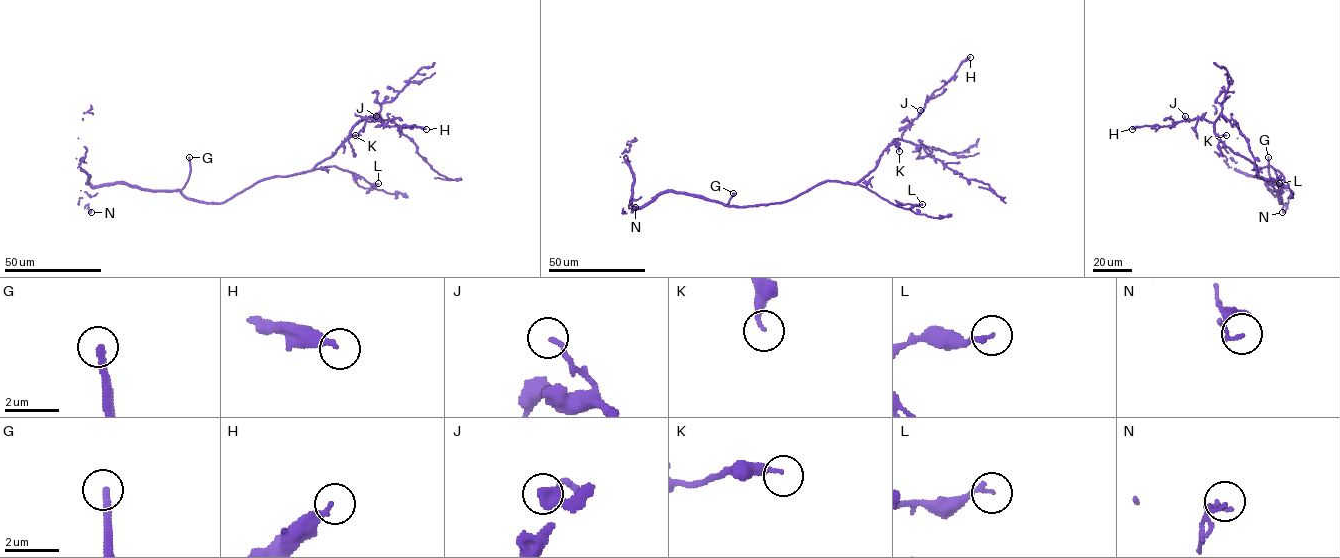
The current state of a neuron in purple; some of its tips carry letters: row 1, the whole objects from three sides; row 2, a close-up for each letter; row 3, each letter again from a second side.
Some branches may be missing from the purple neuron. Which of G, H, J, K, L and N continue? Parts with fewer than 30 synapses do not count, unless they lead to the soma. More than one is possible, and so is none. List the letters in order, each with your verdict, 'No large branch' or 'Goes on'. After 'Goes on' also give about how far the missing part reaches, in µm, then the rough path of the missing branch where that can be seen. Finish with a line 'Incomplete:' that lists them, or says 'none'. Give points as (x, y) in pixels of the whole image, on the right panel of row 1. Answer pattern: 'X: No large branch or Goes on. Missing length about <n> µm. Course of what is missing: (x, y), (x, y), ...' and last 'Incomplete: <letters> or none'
G: Goes on. Missing length about 30 µm. Course of what is missing: (1268, 157), (1269, 121), (1261, 105)
H: No large branch
J: No large branch
K: No large branch
L: No large branch
N: No large branch
Incomplete: G

